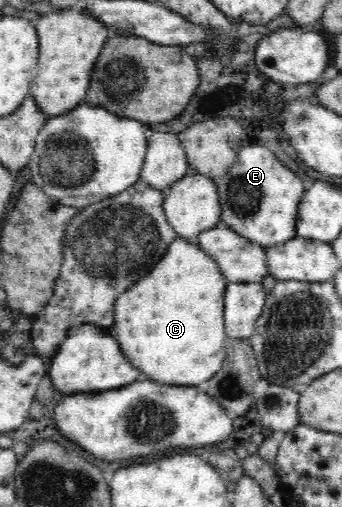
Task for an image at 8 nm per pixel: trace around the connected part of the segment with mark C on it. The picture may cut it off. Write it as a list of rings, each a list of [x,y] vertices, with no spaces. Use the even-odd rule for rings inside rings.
[[[177,237],[147,277],[137,281],[115,300],[115,323],[109,328],[110,334],[117,337],[127,360],[139,367],[149,380],[173,386],[197,385],[207,381],[223,367],[226,358],[224,343],[229,337],[224,326],[224,299],[227,284],[219,265],[209,254],[199,249],[199,244]]]

